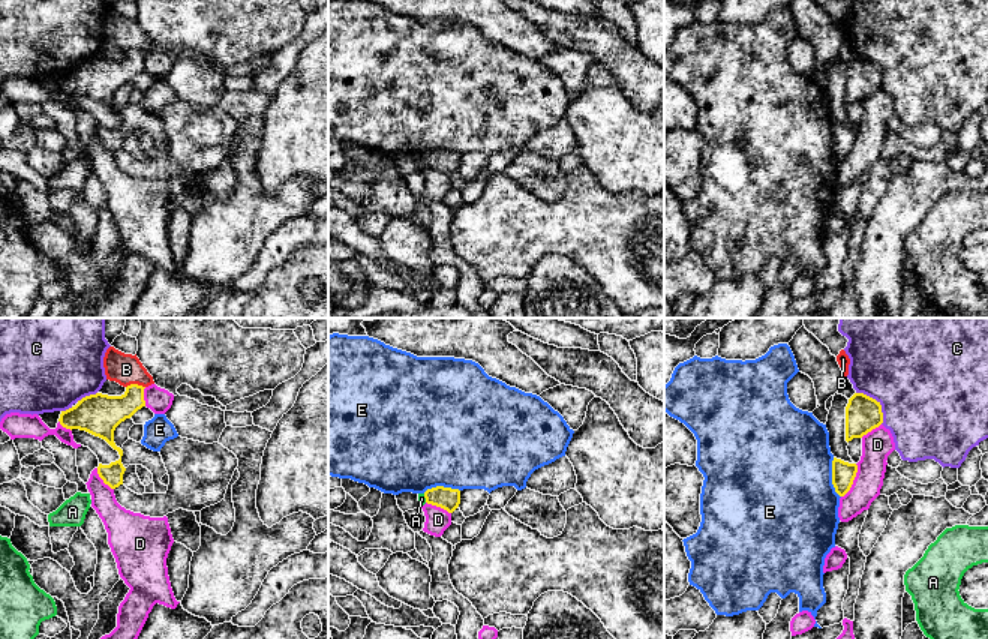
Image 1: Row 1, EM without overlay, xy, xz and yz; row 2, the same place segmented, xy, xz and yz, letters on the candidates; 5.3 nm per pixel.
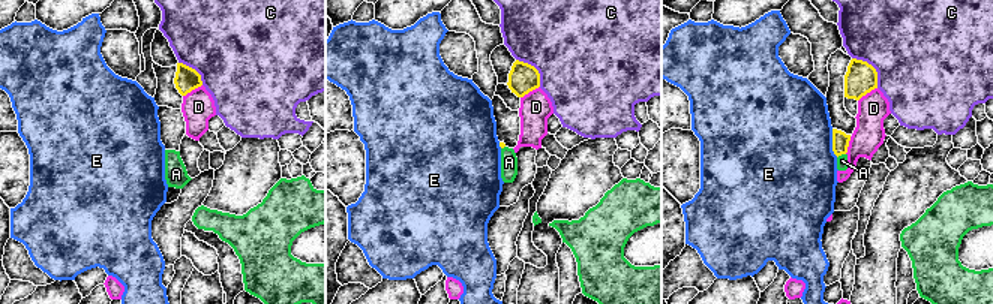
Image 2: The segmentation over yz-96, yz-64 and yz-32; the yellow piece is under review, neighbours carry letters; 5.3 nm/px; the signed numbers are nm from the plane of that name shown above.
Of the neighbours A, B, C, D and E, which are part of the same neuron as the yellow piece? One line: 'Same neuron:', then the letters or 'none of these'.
Same neuron: none of these

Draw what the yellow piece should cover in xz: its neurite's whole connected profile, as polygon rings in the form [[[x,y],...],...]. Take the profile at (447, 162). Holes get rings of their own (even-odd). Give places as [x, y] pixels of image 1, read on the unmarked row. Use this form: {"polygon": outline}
{"polygon": [[[436,150],[436,152],[427,153],[424,156],[424,162],[427,168],[441,171],[448,177],[453,177],[460,168],[460,154]]]}

